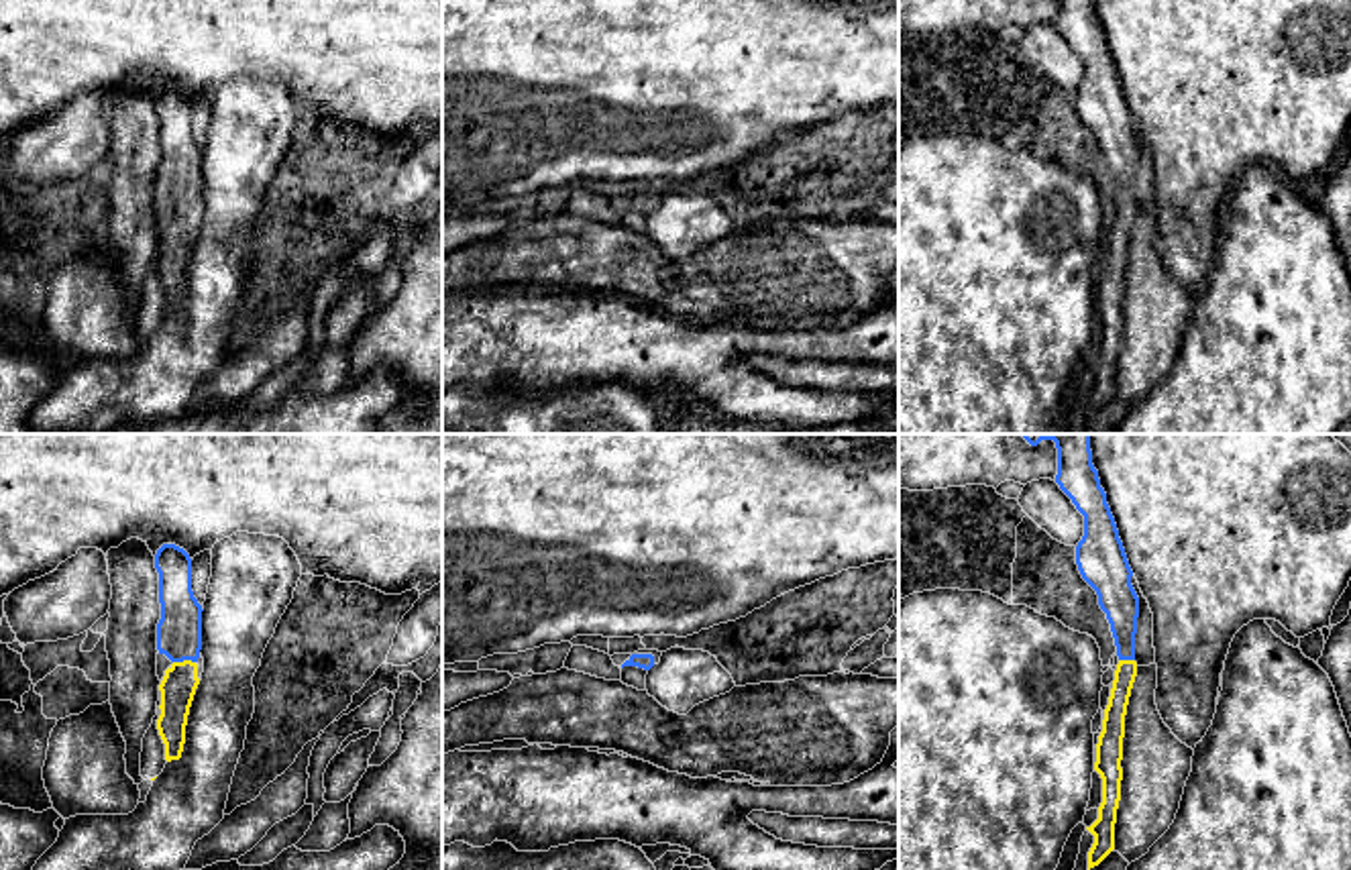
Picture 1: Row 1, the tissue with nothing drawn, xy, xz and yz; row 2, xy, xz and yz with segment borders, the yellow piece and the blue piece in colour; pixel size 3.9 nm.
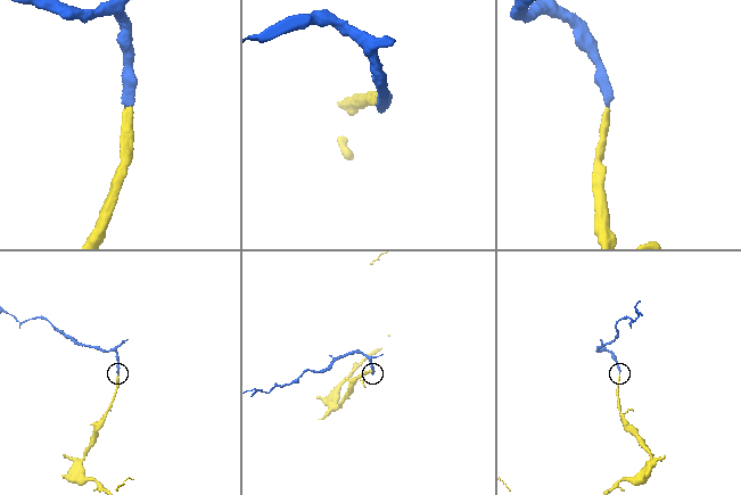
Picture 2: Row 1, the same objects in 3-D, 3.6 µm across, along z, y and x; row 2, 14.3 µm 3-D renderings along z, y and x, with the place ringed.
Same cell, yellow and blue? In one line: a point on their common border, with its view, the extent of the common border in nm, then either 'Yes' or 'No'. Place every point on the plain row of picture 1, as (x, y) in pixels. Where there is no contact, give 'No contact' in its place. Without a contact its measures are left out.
Touches yellow at xy (184, 204). Shared border 90 nm. Yes

